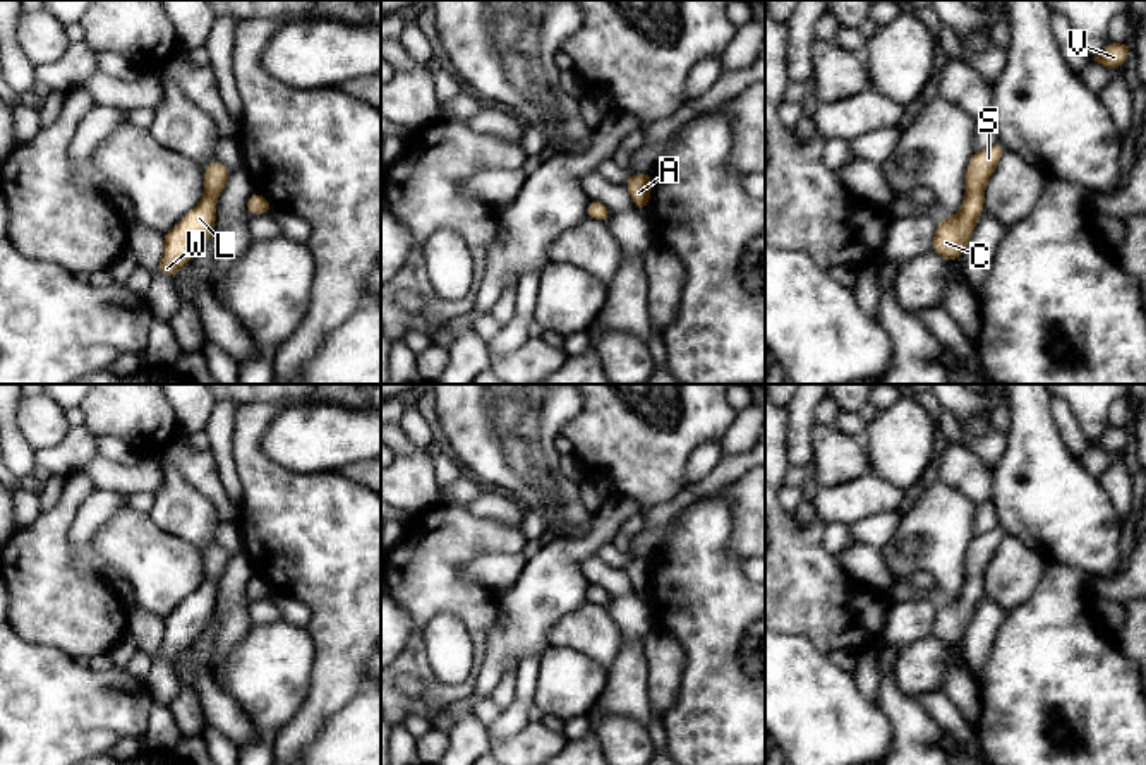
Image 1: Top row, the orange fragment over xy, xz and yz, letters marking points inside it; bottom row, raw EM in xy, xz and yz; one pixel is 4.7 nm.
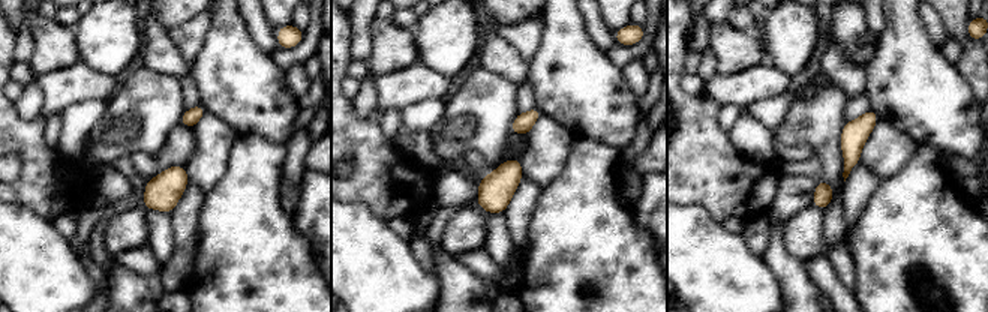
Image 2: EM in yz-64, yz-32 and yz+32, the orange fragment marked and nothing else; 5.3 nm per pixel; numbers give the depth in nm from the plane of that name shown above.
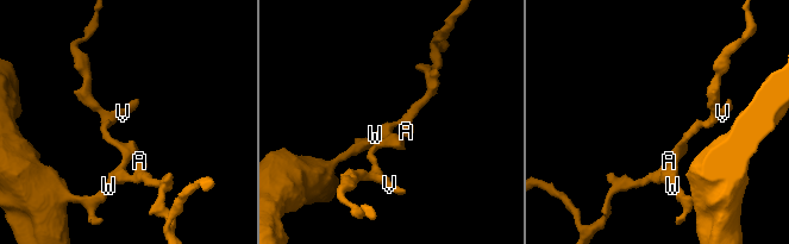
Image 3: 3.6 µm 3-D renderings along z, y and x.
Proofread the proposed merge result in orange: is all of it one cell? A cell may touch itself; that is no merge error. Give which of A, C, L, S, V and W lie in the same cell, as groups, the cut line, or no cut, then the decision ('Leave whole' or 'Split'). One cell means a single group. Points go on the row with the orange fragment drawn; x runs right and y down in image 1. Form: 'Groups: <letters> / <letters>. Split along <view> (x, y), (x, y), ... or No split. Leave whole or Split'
Groups: A C L S V W. No split. Leave whole

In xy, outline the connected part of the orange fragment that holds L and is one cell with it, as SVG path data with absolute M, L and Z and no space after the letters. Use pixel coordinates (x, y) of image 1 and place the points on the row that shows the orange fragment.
M213 160L204 170L204 197L173 228L163 233L163 256L158 271L172 278L209 242L216 225L216 201L232 172Z

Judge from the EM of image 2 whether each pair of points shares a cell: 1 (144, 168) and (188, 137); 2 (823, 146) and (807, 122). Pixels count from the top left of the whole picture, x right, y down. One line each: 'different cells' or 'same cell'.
1: same cell
2: same cell

